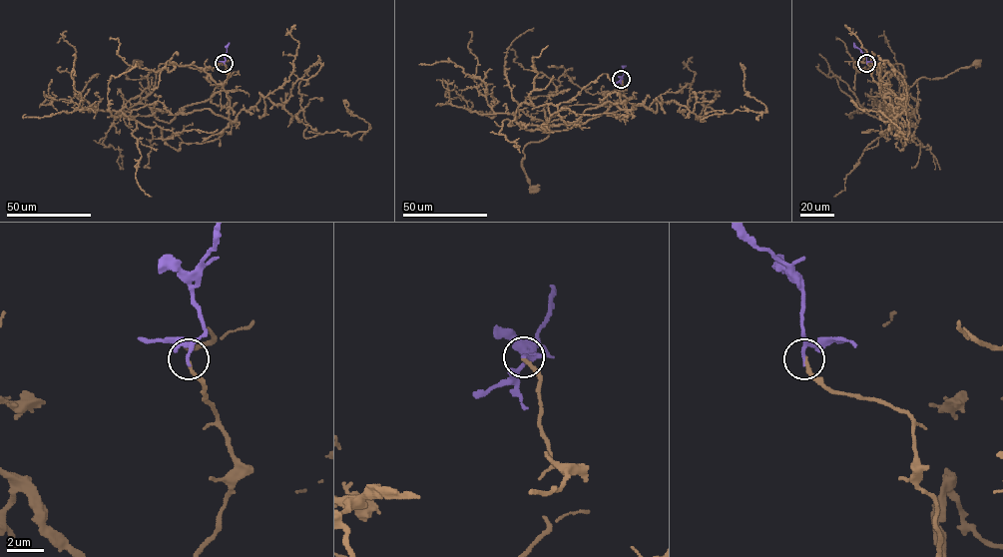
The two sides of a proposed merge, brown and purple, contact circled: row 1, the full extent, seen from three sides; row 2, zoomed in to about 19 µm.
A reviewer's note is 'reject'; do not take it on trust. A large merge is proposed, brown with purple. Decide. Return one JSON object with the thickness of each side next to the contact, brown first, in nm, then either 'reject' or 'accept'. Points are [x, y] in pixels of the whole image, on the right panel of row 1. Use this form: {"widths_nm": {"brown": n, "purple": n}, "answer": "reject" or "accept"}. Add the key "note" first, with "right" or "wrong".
{"note": "wrong", "widths_nm": {"brown": 190, "purple": 160}, "answer": "accept"}

